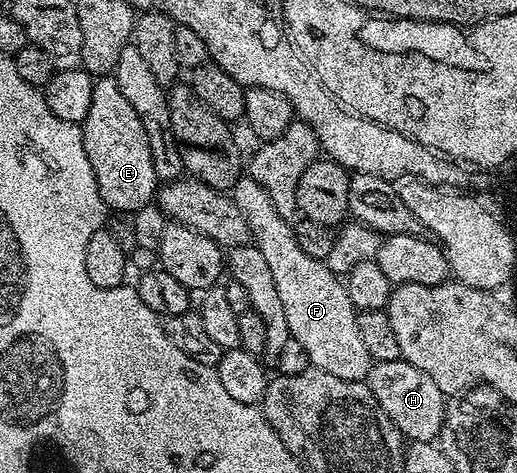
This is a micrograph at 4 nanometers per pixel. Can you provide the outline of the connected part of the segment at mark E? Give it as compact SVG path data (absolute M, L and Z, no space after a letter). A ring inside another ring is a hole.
M103 75L95 81L89 115L81 122L85 155L93 167L99 194L108 210L133 215L141 207L152 204L157 193L151 148L145 127L137 119L137 111L121 95L114 76Z

